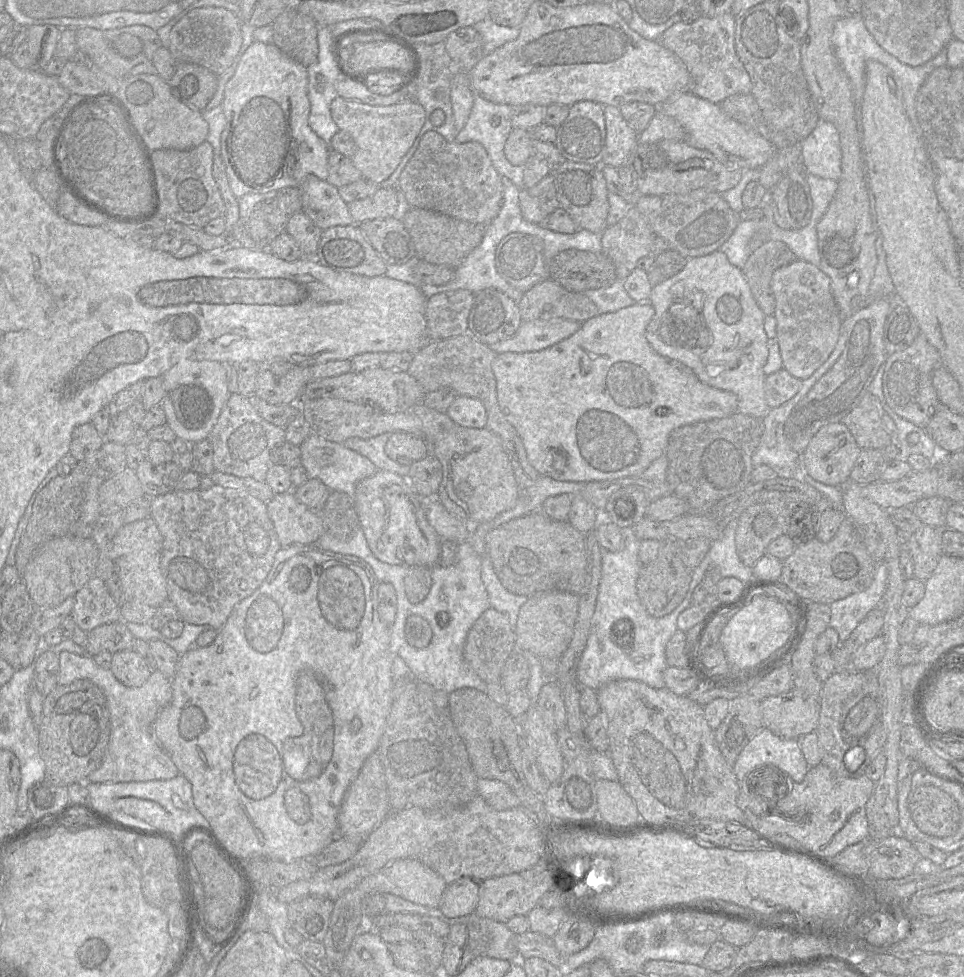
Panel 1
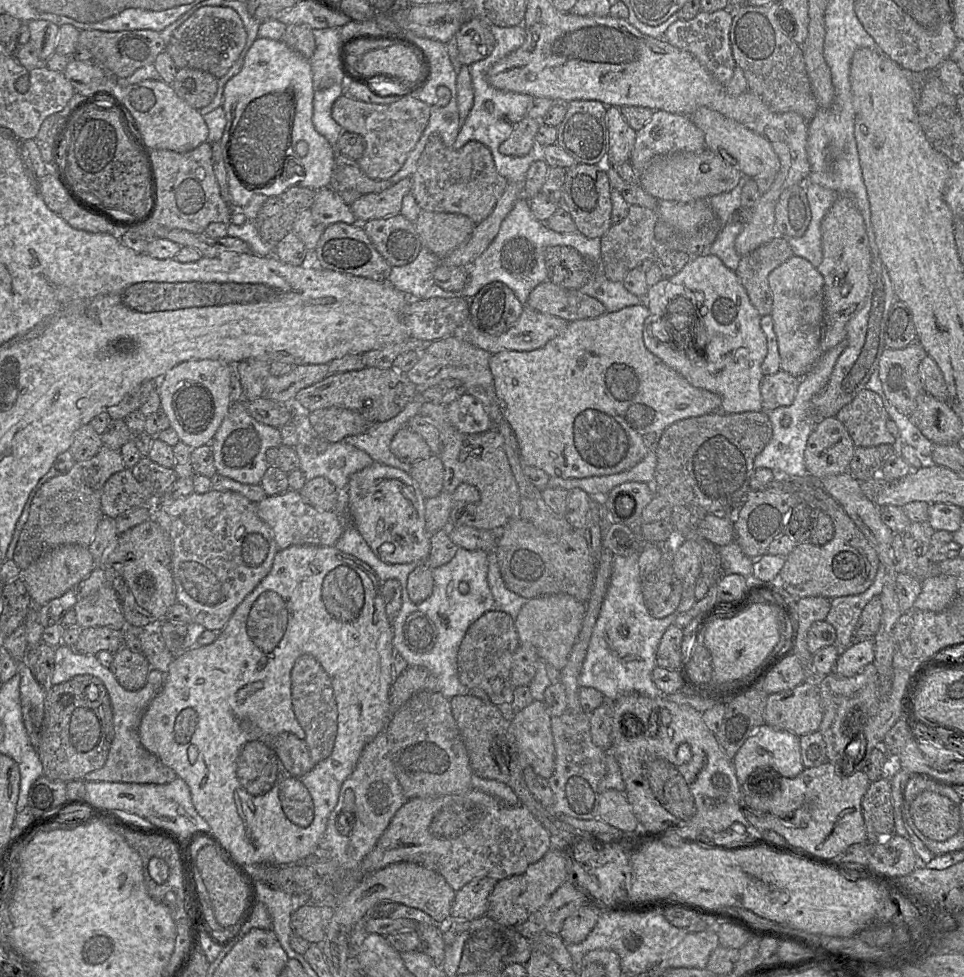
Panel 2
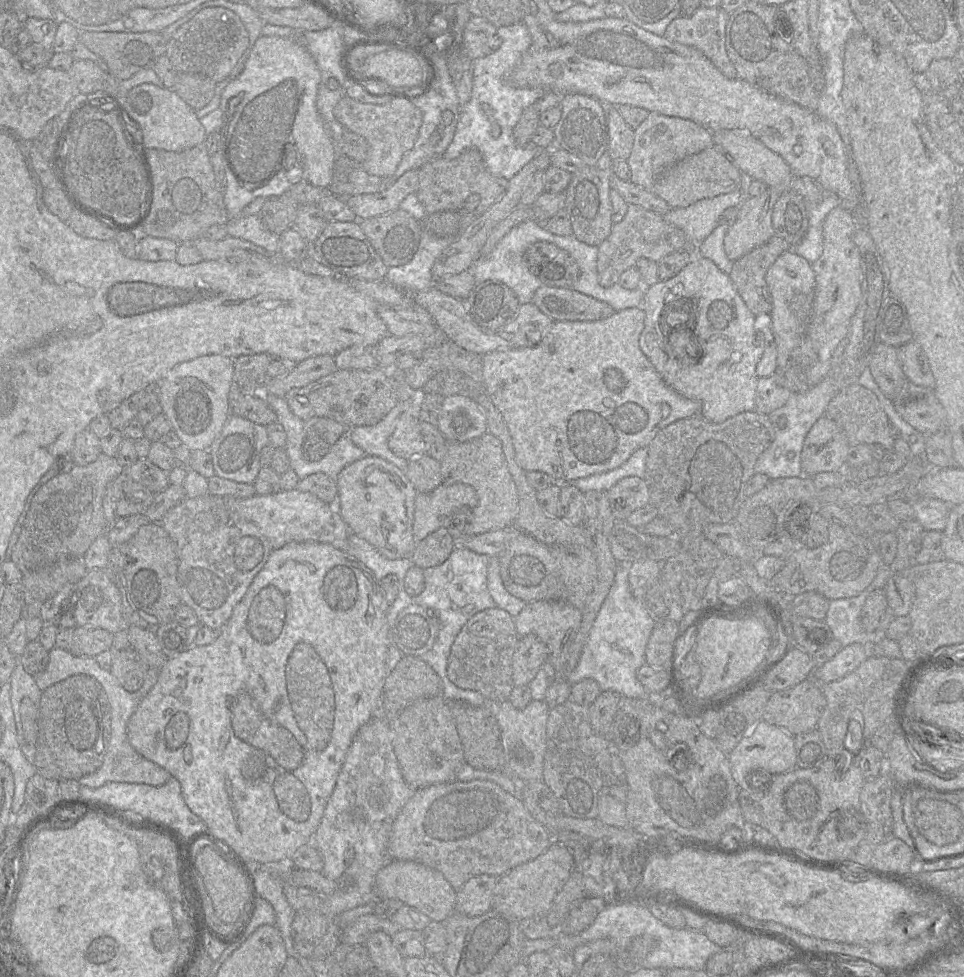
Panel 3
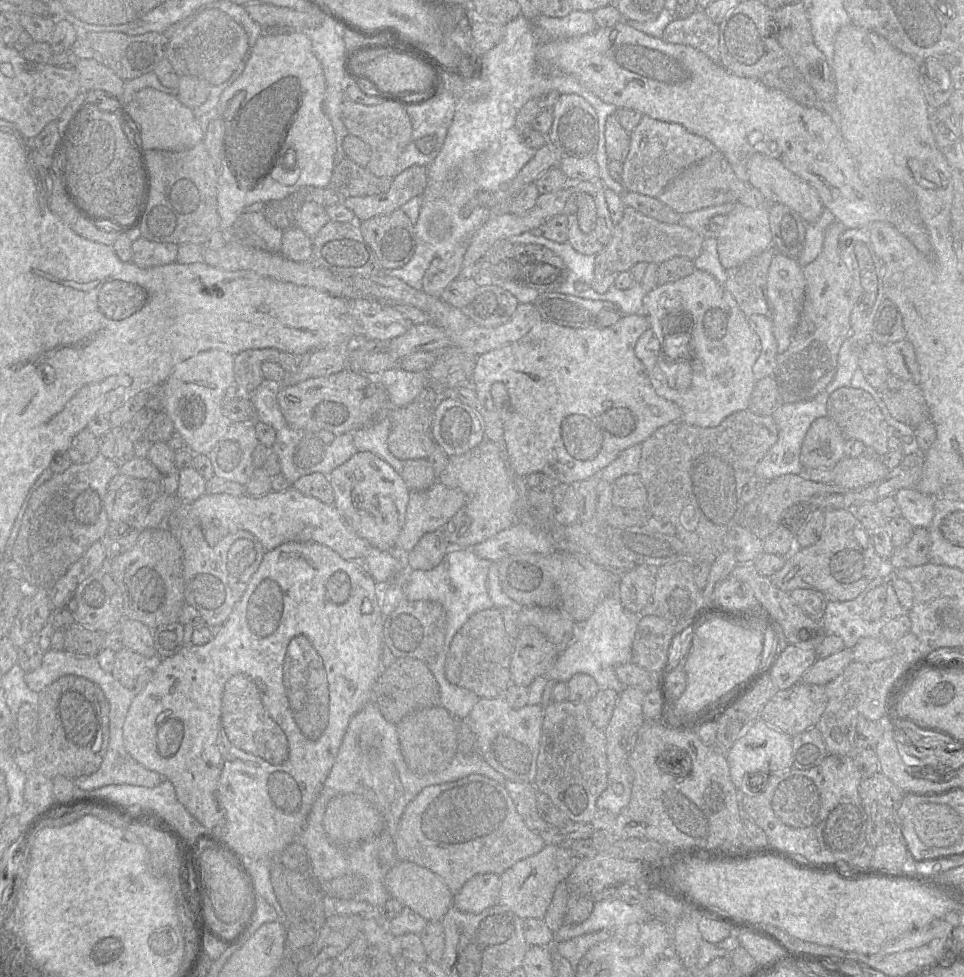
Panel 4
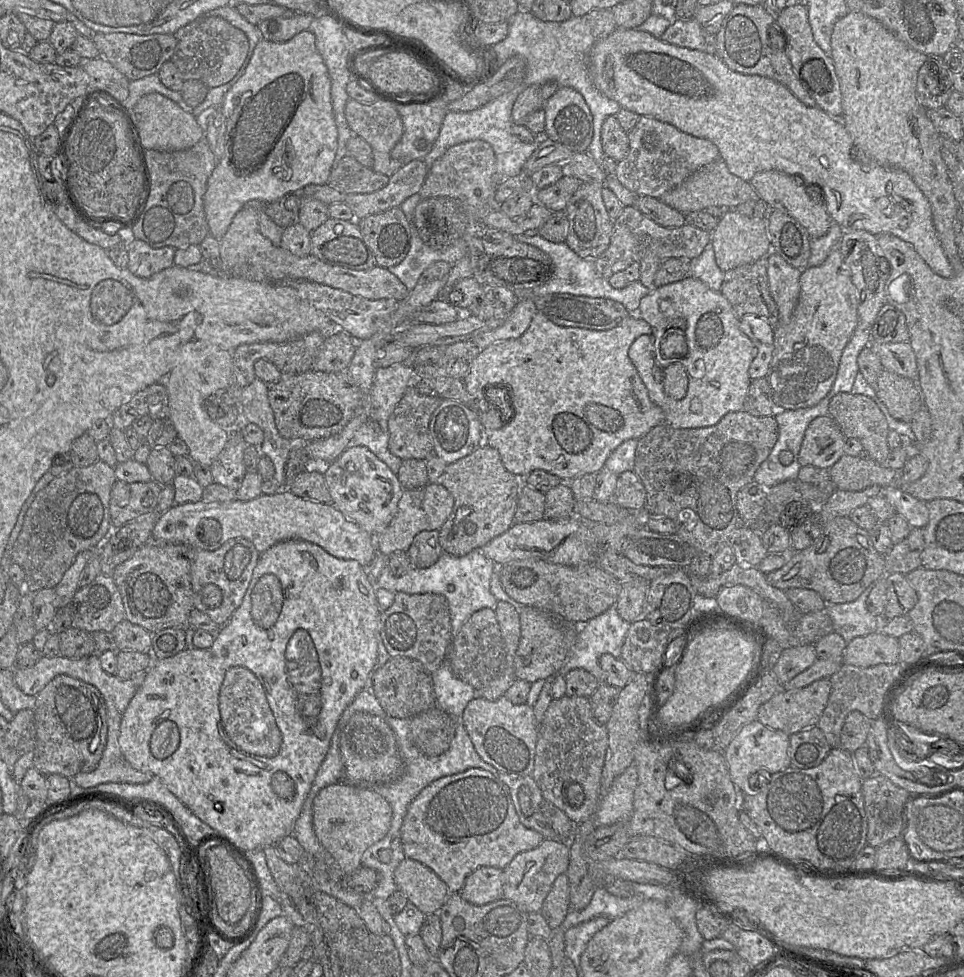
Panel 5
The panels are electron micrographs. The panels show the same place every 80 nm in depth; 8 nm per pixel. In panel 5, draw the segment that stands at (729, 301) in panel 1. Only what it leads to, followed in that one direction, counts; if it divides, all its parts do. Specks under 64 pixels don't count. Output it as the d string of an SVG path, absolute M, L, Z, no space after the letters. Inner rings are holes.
M690 276L678 282L654 288L640 300L637 316L652 327L652 335L641 335L631 344L628 356L645 384L649 398L665 413L664 423L673 428L702 428L717 424L729 412L743 410L751 379L749 368L757 348L740 329L740 318L729 301L702 281ZM674 327L684 332L688 351L680 359L664 358L661 345ZM682 363L688 376L684 398L675 400L664 391L666 364Z

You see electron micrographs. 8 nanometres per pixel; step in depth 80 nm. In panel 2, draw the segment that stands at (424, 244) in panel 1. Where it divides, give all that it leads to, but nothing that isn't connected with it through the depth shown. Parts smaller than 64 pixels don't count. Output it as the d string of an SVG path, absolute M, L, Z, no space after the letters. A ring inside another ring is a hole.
M421 211L414 222L422 246L444 258L461 246L476 224L467 216L455 213Z

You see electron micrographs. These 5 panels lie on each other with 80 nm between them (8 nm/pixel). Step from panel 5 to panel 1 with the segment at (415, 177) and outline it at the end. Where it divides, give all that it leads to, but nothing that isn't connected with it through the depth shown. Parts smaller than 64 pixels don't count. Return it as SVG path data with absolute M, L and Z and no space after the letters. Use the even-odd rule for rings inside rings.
M379 187L373 195L349 204L349 211L355 224L394 217L397 208L397 188Z

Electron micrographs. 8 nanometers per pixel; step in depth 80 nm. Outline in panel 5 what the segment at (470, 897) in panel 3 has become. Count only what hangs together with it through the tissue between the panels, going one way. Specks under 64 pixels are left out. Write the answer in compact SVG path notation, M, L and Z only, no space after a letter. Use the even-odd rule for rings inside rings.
M481 867L469 875L460 892L467 902L482 906L502 898L503 870Z

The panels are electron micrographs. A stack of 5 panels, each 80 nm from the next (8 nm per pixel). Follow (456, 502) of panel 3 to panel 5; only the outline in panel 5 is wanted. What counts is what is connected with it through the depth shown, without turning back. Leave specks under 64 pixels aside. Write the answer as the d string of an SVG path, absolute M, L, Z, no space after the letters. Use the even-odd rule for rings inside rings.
M429 483L419 489L404 490L394 518L381 534L375 536L377 551L387 557L395 552L406 552L418 533L439 531L450 516L453 506L454 498L442 483Z

